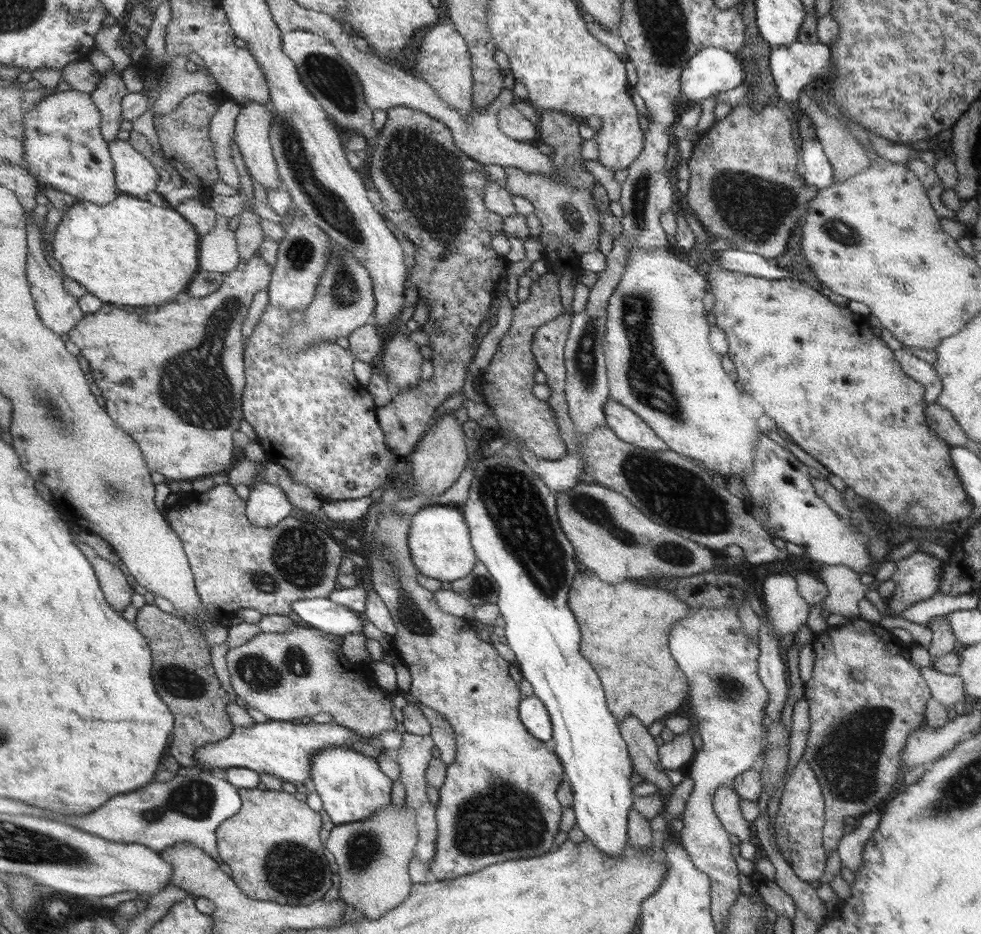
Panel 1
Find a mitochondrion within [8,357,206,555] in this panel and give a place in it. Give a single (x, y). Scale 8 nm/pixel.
(116, 492)

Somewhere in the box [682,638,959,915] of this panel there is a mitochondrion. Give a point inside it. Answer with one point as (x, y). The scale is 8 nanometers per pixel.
(847, 755)

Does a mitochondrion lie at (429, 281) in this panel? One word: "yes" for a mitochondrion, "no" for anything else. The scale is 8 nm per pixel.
no

